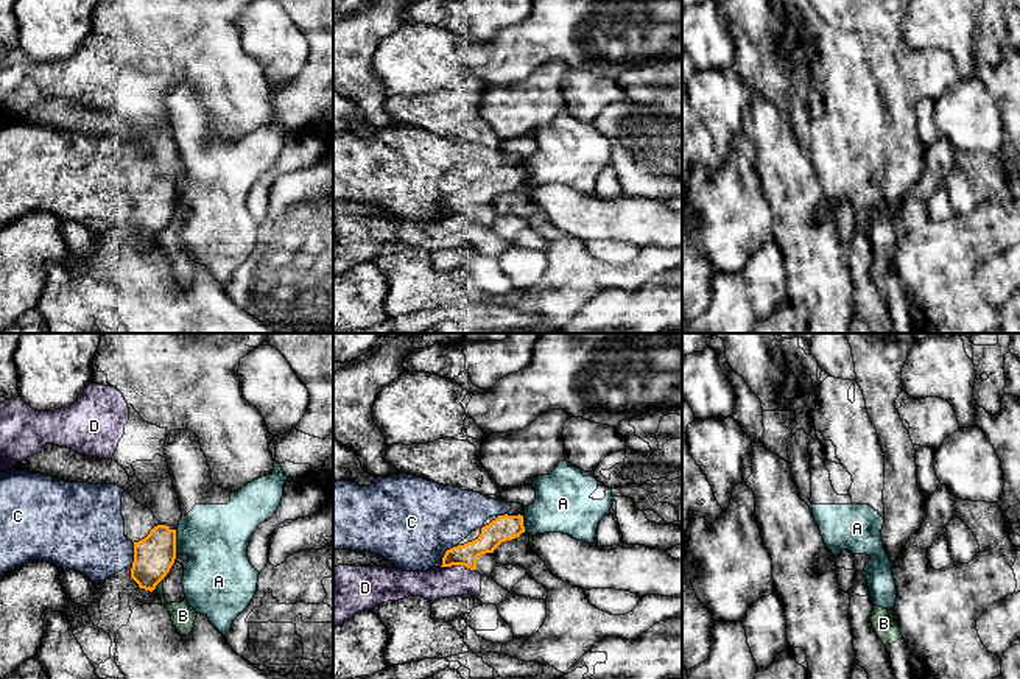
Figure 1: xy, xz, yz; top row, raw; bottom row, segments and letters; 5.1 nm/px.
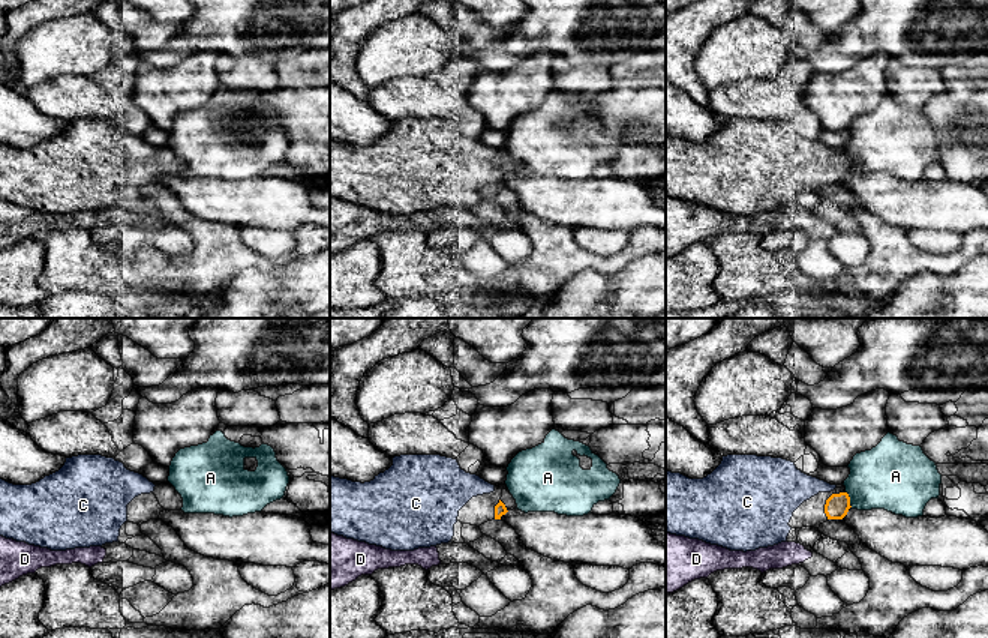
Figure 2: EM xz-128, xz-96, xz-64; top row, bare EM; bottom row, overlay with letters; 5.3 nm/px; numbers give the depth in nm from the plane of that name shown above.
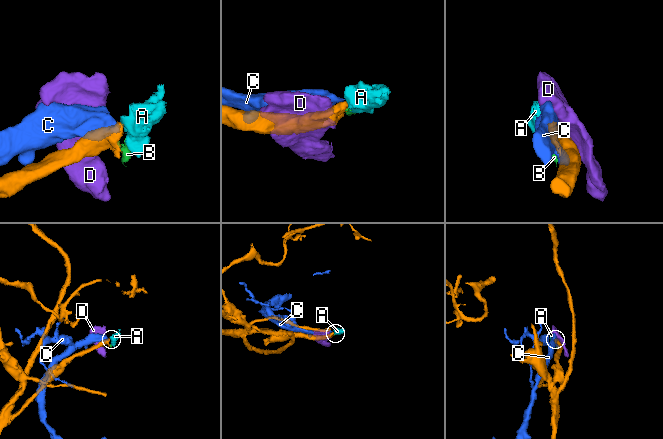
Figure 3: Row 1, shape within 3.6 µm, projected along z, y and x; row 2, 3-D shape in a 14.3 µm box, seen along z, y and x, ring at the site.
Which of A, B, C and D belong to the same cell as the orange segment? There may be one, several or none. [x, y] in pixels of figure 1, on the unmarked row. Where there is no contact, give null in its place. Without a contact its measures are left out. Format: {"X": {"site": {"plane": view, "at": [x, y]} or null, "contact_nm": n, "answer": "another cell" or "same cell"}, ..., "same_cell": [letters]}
{"A": {"site": {"plane": "xy", "at": [175, 193]}, "contact_nm": 130, "answer": "another cell"}, "B": {"site": {"plane": "xy", "at": [158, 234]}, "contact_nm": 70, "answer": "another cell"}, "C": {"site": {"plane": "xz", "at": [444, 207]}, "contact_nm": 120, "answer": "another cell"}, "D": {"site": {"plane": "xz", "at": [458, 215]}, "contact_nm": 190, "answer": "another cell"}, "same_cell": []}

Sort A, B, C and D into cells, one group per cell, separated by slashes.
A B / C / D

